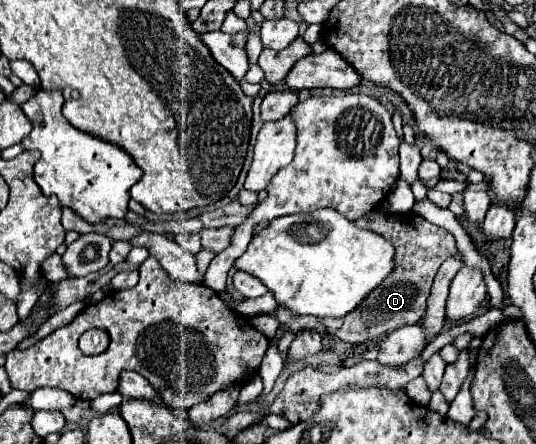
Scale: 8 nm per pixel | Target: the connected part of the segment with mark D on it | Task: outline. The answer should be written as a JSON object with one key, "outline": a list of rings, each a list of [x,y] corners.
{"outline":[[[374,210],[372,214],[366,214],[364,218],[358,218],[354,222],[360,228],[368,228],[376,234],[382,234],[396,250],[394,256],[394,270],[384,278],[384,282],[372,290],[362,304],[346,314],[344,318],[318,318],[326,330],[334,336],[338,336],[342,342],[350,344],[364,344],[364,342],[378,342],[386,334],[416,324],[426,310],[426,300],[430,296],[432,280],[442,266],[444,260],[456,256],[458,248],[454,242],[454,236],[430,222],[426,222],[422,216],[408,212],[408,214],[386,214],[380,210]]]}

